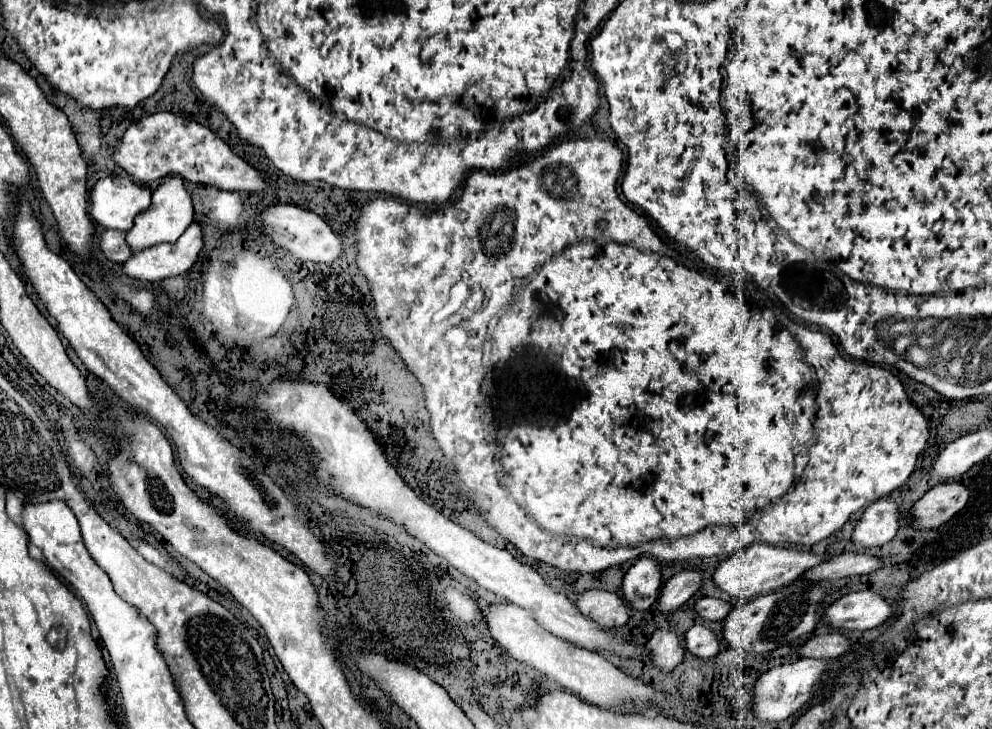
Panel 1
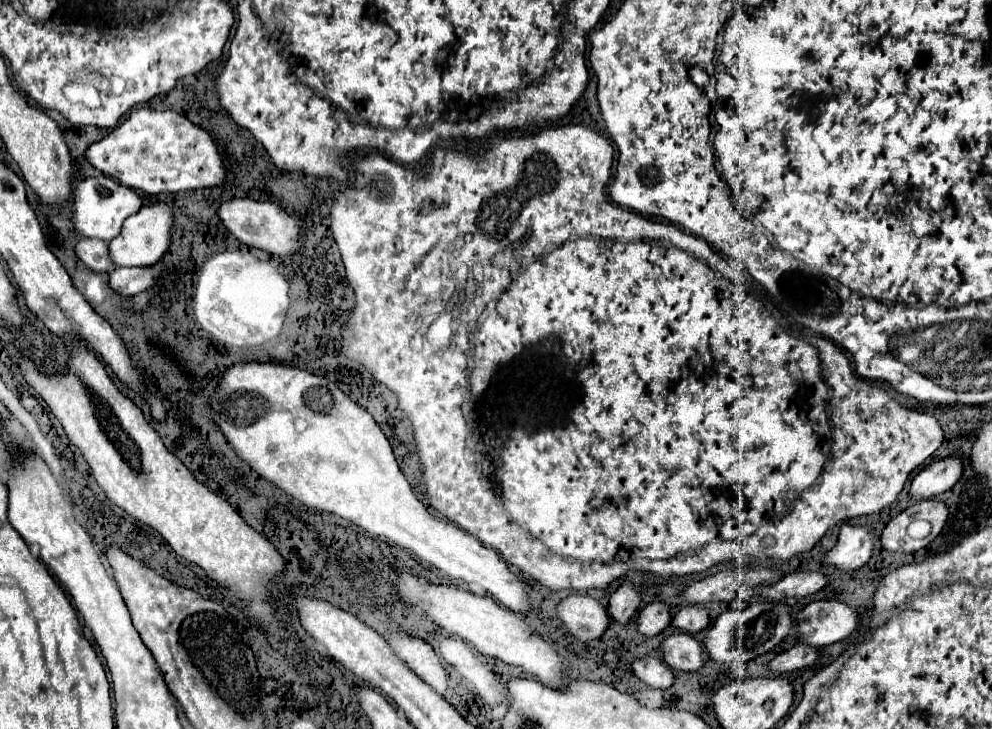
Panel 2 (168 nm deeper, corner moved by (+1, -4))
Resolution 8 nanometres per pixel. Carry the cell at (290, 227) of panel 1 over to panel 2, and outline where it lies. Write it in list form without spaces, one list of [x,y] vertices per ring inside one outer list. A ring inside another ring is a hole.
[[[229,199],[217,209],[217,217],[241,243],[257,247],[275,255],[291,255],[301,249],[299,245],[299,221],[297,217],[287,215],[275,203],[257,203],[253,199]]]

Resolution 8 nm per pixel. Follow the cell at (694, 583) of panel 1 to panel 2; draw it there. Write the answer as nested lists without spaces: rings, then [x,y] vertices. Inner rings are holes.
[[[649,603],[637,617],[637,631],[645,637],[659,635],[665,627],[669,627],[671,615],[665,603]]]

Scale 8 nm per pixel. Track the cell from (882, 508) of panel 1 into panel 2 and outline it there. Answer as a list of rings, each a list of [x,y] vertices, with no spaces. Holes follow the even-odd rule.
[[[843,525],[839,531],[837,545],[825,553],[823,563],[839,571],[853,571],[863,567],[873,549],[873,535],[867,527]]]

